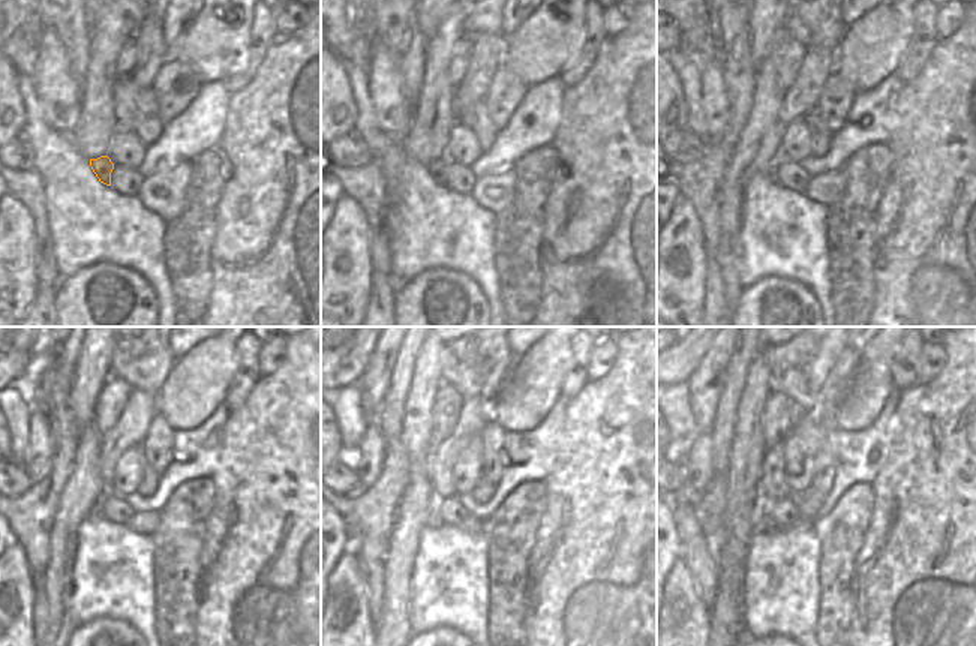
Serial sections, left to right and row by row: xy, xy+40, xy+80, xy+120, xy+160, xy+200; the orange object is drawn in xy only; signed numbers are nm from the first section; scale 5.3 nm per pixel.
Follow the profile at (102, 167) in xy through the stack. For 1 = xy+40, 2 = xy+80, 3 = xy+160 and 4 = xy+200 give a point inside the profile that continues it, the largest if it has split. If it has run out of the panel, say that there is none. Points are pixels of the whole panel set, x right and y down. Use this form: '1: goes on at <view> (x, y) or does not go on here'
1: goes on at xy+40 (438, 168)
2: goes on at xy+80 (771, 171)
3: goes on at xy+160 (432, 519)
4: goes on at xy+200 (760, 522)

